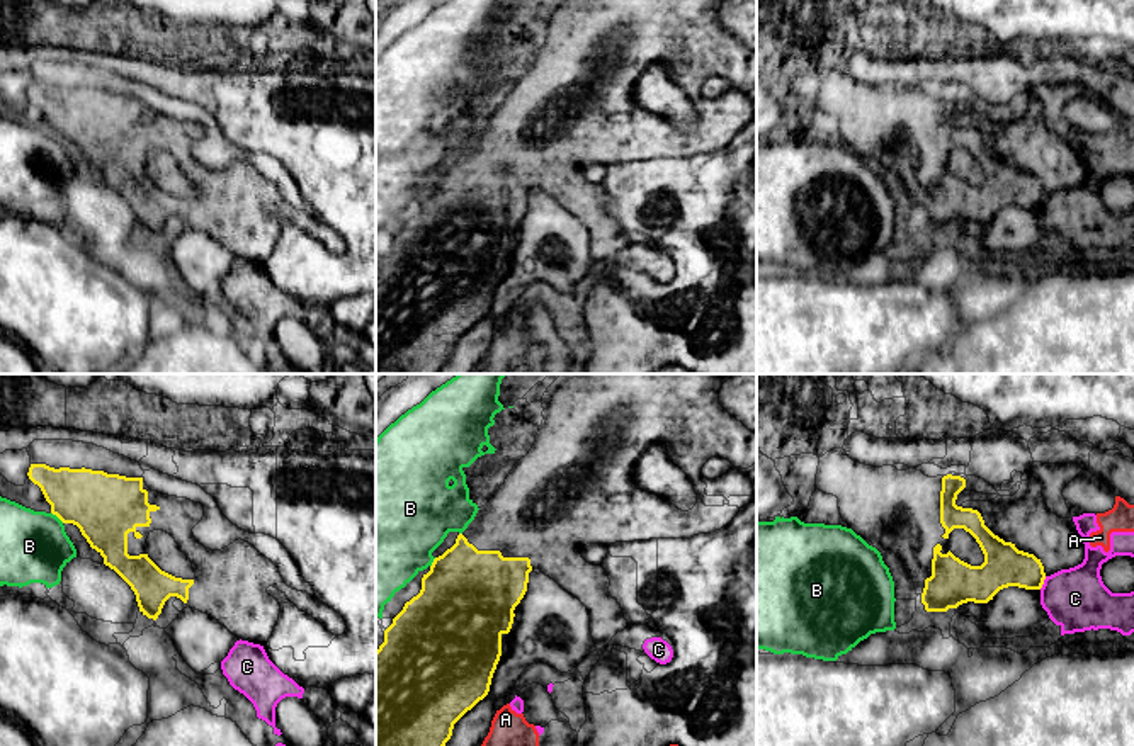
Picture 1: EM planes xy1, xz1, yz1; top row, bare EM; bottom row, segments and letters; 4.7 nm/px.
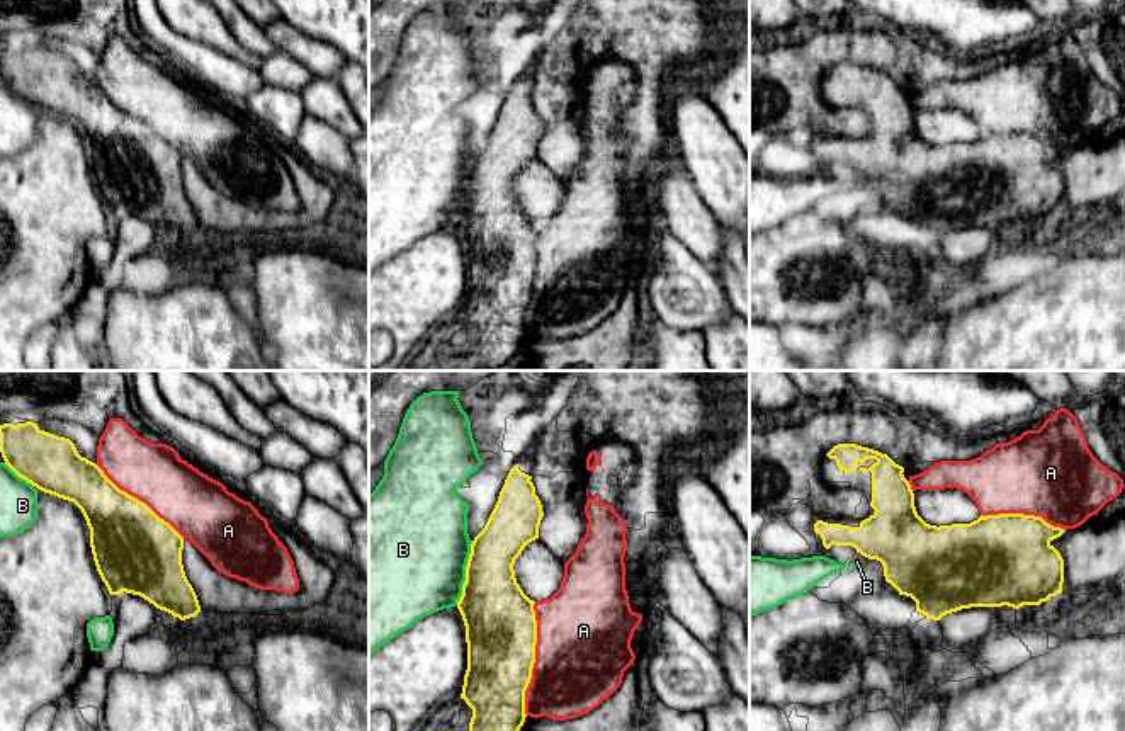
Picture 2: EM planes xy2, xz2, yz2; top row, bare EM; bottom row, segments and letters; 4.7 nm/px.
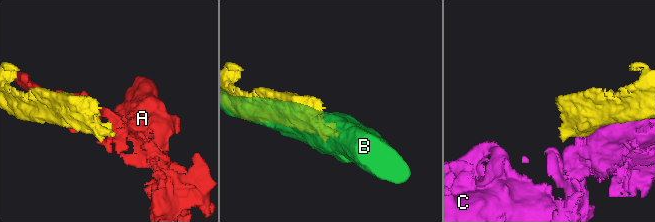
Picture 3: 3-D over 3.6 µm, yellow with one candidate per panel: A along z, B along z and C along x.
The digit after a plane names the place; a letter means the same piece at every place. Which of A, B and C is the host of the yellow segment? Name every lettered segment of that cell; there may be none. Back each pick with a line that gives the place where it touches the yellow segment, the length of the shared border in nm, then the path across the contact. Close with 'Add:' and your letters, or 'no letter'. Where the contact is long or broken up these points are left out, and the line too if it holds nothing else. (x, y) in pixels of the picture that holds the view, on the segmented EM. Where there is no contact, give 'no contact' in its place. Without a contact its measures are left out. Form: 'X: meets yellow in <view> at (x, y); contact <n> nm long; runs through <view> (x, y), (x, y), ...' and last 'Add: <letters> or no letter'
Add: no letter

